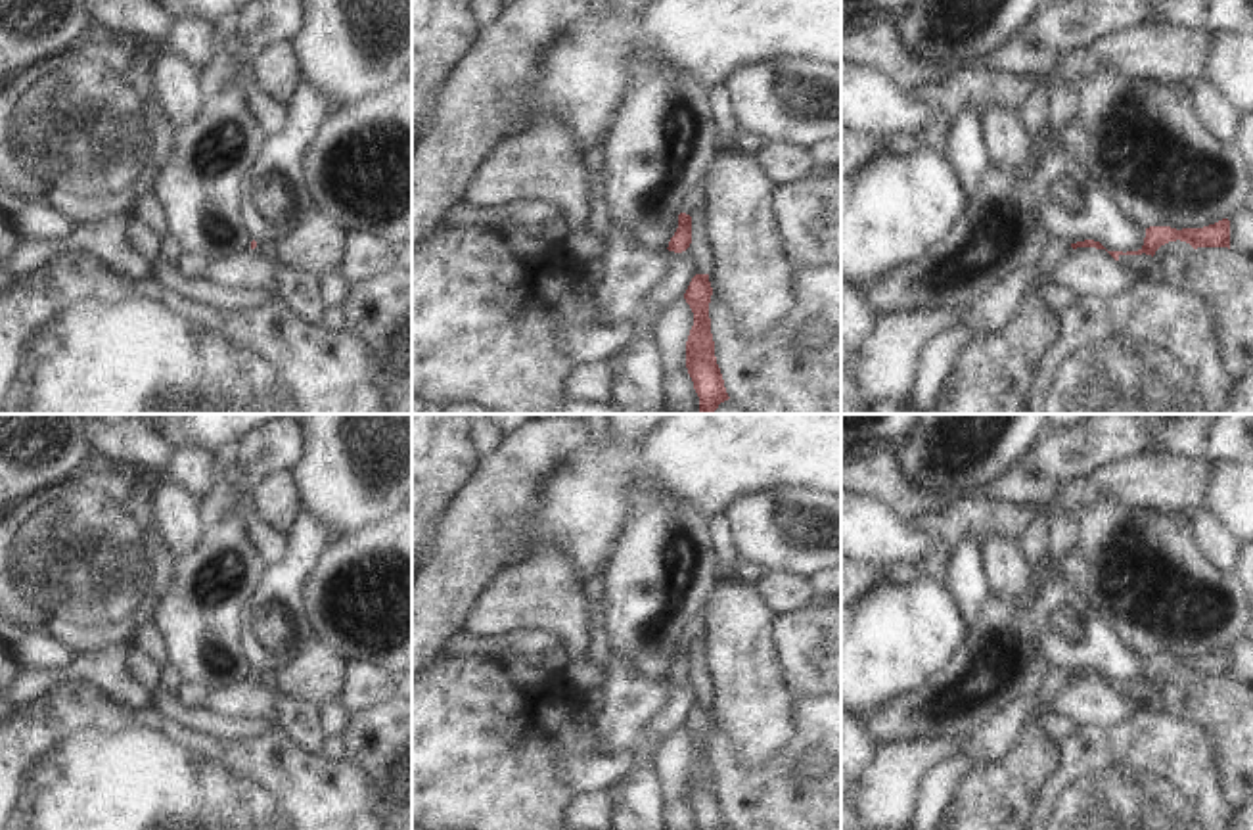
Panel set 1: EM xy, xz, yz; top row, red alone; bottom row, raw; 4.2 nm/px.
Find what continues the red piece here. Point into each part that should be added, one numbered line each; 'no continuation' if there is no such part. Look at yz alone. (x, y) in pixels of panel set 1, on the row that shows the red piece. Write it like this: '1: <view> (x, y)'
1: yz (995, 309)

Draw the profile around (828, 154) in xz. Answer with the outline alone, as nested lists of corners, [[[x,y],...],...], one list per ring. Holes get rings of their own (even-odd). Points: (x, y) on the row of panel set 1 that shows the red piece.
[[[841,138],[809,146],[810,159],[816,169],[833,169],[841,173]]]

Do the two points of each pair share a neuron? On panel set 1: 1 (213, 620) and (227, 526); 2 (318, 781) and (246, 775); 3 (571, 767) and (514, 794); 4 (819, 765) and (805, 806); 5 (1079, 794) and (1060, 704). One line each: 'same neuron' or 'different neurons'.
1: same neuron
2: same neuron
3: different neurons
4: different neurons
5: different neurons

